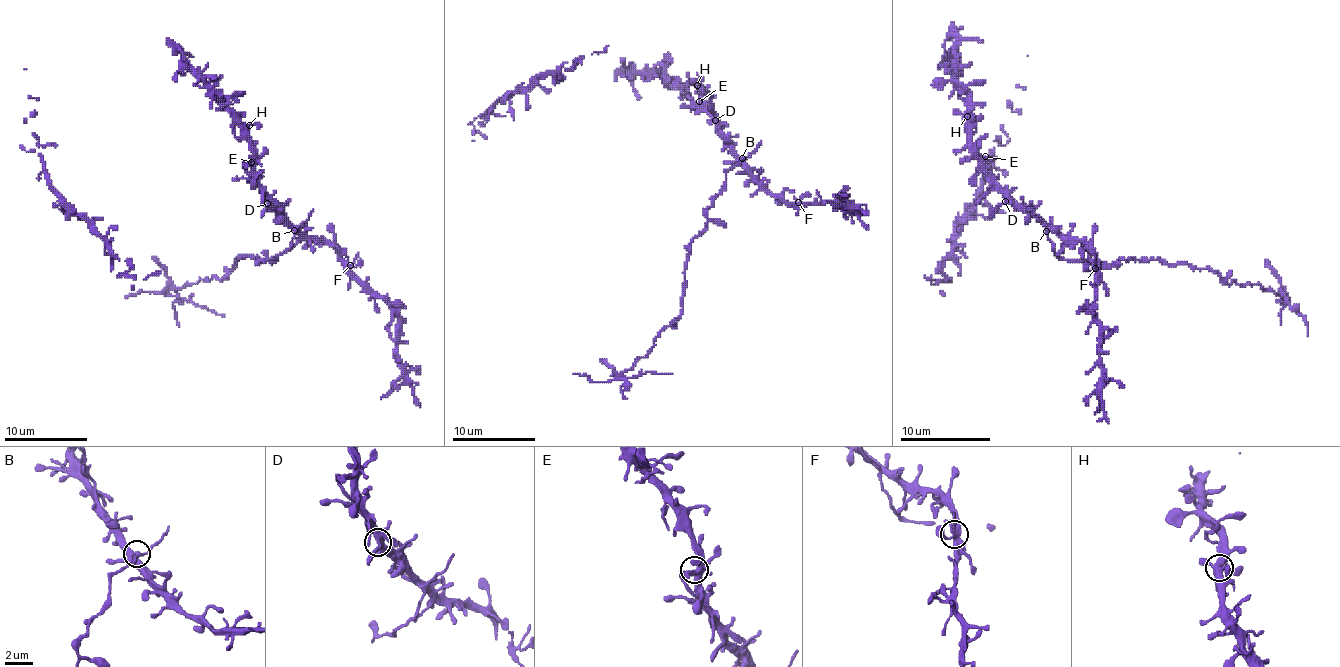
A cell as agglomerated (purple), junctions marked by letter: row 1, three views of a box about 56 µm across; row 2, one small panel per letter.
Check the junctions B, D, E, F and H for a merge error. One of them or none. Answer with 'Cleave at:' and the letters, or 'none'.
Cleave at: B

